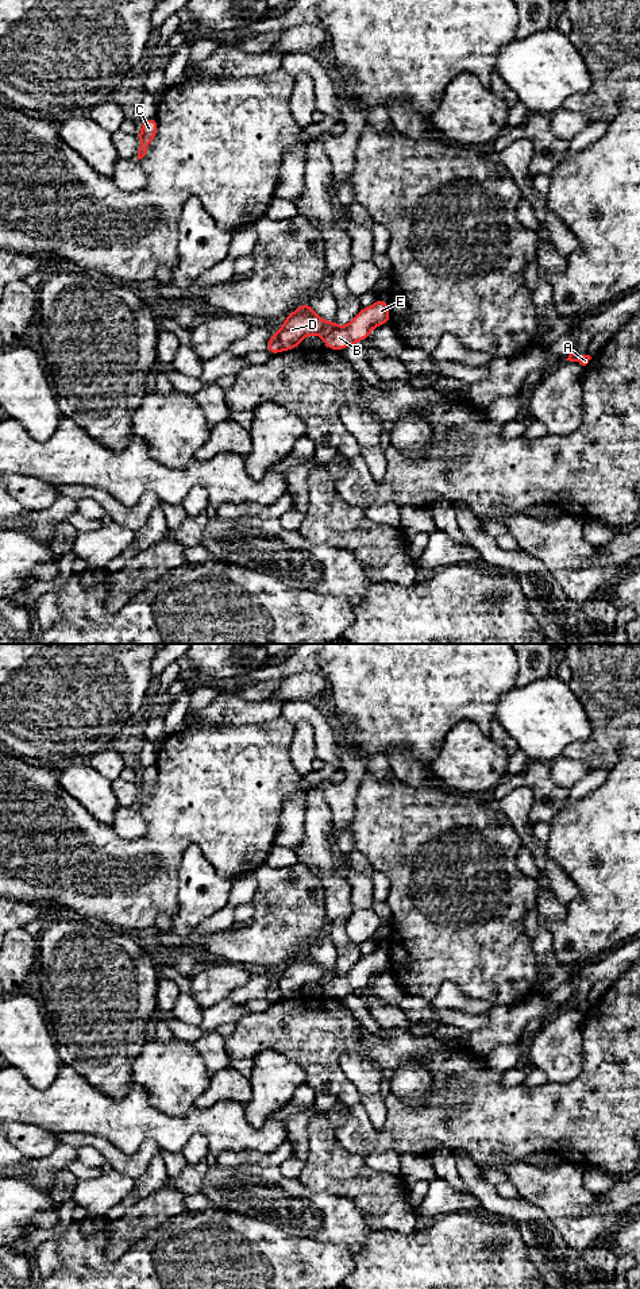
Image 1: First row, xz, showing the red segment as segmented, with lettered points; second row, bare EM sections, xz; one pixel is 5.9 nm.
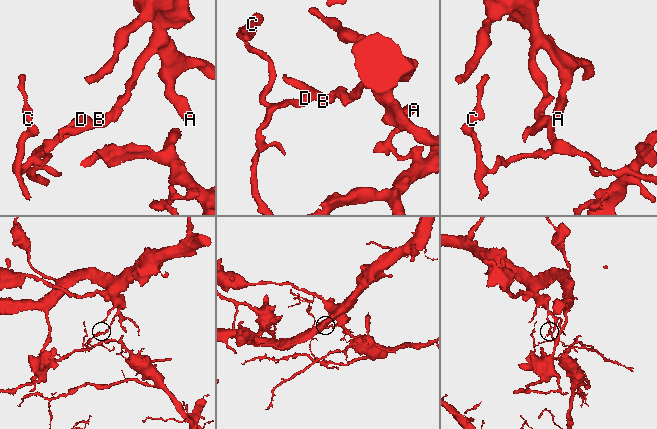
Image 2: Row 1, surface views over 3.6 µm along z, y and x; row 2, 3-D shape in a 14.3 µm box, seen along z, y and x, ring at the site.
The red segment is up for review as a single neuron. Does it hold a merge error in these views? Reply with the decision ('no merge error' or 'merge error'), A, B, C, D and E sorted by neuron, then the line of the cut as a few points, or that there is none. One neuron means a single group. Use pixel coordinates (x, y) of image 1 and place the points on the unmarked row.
merge error; A B D E / C; cut in xz along (276, 980), (282, 998)

